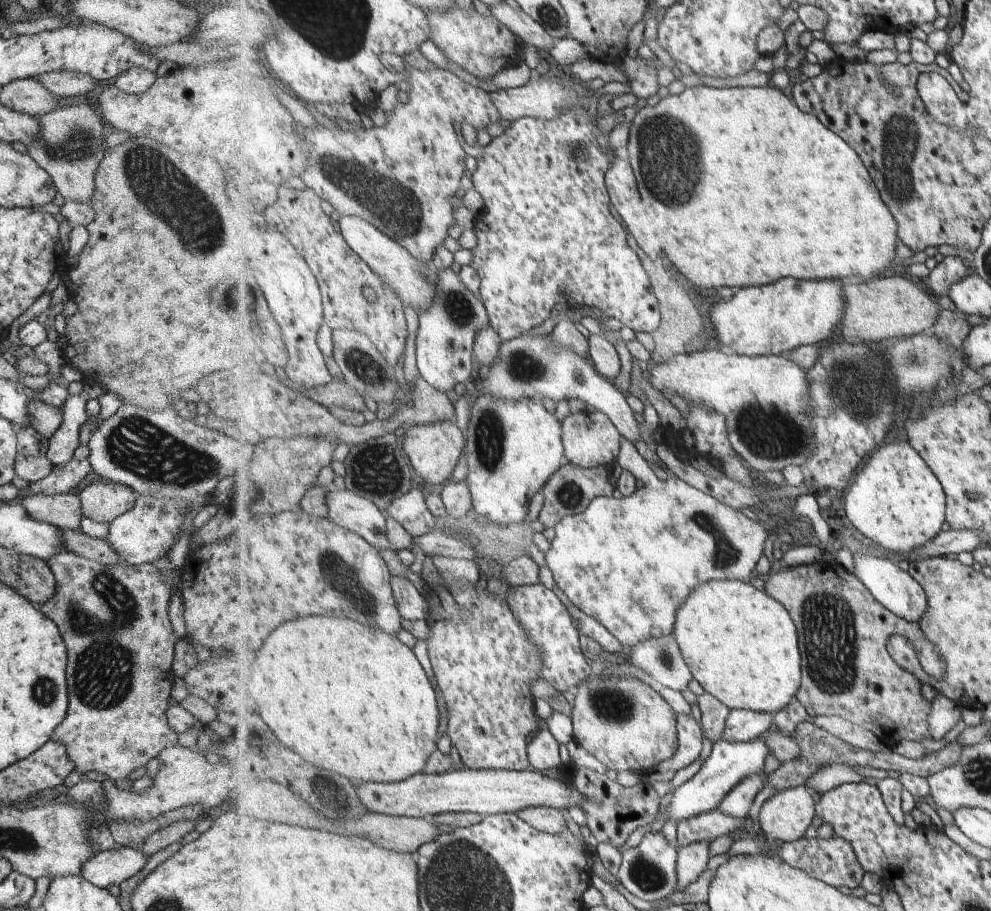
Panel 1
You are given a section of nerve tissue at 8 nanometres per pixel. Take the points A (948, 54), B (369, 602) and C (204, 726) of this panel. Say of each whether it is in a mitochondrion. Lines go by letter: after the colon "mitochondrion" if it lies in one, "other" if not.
A: other
B: mitochondrion
C: other

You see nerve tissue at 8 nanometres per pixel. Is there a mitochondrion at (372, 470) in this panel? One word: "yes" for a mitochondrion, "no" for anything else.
yes

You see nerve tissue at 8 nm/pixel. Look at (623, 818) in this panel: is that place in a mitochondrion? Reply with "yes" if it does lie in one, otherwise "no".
no

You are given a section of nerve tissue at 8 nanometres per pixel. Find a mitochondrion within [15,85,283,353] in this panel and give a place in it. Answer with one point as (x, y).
(154, 179)

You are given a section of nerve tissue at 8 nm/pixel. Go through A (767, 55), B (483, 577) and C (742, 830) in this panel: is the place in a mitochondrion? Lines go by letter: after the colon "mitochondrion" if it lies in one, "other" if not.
A: other
B: other
C: other

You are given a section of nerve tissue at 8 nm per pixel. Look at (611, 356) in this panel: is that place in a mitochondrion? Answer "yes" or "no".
no

